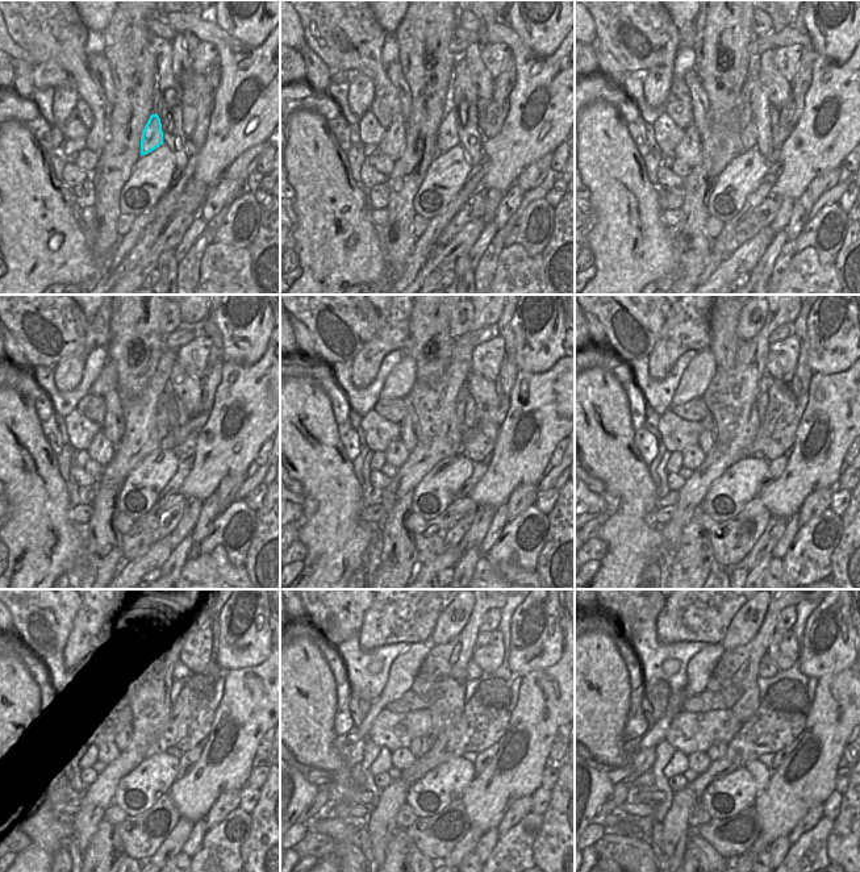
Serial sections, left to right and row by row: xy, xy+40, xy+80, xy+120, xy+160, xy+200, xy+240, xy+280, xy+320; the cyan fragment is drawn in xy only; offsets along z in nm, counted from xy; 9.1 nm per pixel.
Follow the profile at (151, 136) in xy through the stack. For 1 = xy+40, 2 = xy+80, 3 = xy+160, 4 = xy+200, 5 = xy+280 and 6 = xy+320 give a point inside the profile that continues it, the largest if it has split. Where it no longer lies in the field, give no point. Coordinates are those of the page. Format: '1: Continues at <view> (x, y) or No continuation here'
1: Continues at xy+40 (447, 137)
2: Continues at xy+80 (748, 134)
3: Continues at xy+160 (460, 400)
4: Continues at xy+200 (763, 386)
5: Continues at xy+280 (474, 672)
6: Continues at xy+320 (768, 668).

